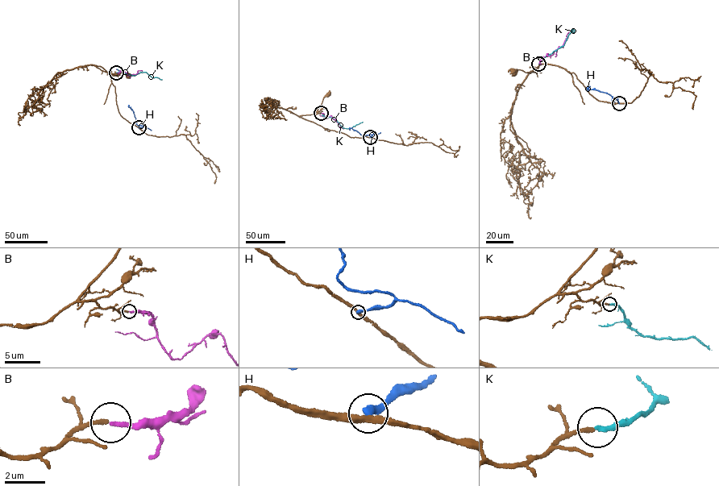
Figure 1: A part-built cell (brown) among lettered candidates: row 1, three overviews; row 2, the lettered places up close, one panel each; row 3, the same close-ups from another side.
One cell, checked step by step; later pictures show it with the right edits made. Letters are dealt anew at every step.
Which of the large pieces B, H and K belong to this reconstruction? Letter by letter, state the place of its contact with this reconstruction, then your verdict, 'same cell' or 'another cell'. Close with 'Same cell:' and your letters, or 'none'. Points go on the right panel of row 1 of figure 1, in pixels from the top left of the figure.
B: (538, 64) | same cell
H: (619, 103) | another cell
K: (538, 64) | another cell
Same cell: B

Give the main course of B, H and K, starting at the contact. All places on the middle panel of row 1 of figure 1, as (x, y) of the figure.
B: (321, 113), (326, 118), (331, 116), (343, 128)
H: (370, 137), (371, 134), (363, 135), (351, 128), (349, 130)
K: (321, 113), (337, 120), (343, 127), (351, 128), (363, 122)

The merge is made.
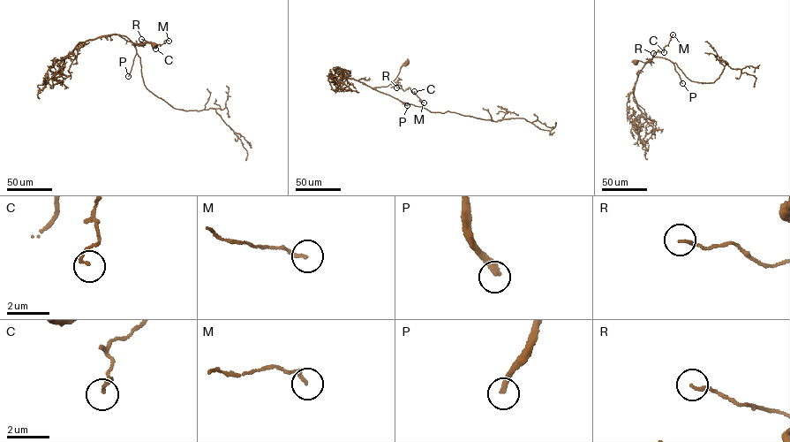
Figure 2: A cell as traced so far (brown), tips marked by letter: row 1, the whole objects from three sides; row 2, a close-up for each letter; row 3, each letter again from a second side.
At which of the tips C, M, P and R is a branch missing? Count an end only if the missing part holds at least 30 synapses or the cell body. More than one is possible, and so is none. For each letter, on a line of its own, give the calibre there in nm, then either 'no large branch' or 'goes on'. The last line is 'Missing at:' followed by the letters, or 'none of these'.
C: 110 nm thick; no large branch
M: 140 nm thick; no large branch
P: 280 nm thick; goes on
R: 120 nm thick; no large branch
Missing at: P

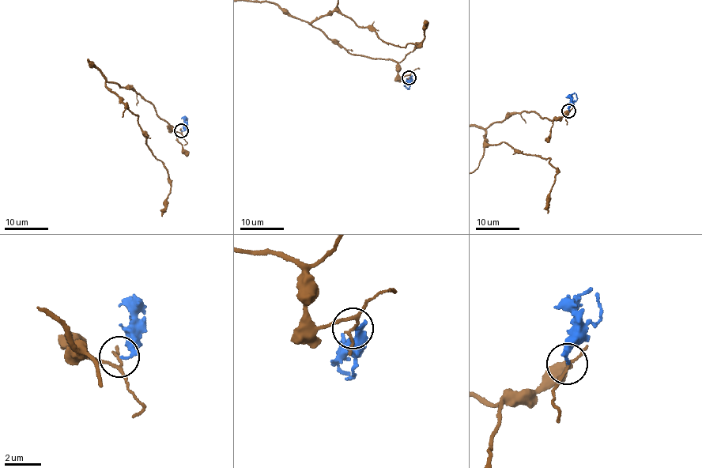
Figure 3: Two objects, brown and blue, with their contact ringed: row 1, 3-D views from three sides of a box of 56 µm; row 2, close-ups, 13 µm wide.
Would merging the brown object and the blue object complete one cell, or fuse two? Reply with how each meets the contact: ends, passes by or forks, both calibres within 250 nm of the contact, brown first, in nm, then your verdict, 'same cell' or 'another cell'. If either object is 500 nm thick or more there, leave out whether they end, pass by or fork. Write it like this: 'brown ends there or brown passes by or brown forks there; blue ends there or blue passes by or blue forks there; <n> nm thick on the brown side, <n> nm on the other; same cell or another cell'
brown forks there; blue ends there; 90 nm thick on the brown side, 150 nm on the other; another cell

